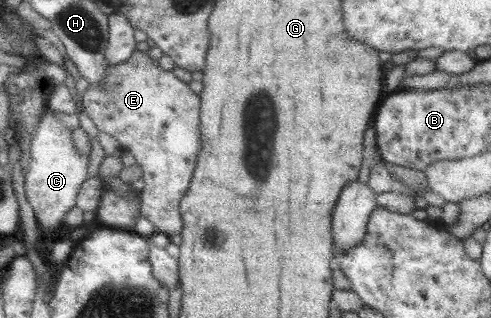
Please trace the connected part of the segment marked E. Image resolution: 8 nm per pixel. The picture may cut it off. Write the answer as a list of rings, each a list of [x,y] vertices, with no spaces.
[[[135,49],[125,62],[107,66],[103,81],[85,89],[79,107],[99,131],[114,137],[125,151],[130,152],[136,165],[142,169],[144,186],[138,191],[140,216],[154,225],[155,231],[168,237],[181,234],[182,219],[178,205],[190,185],[198,150],[201,148],[199,94],[192,92],[188,84],[176,78],[170,70],[160,68],[157,59]]]

